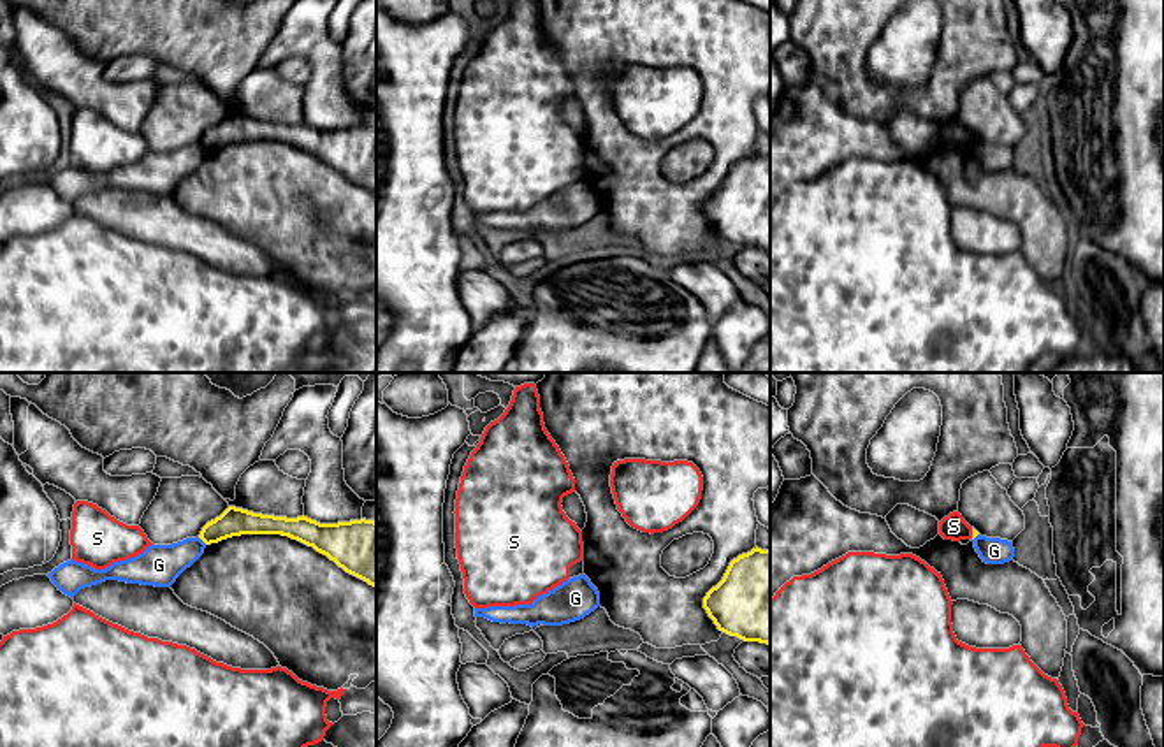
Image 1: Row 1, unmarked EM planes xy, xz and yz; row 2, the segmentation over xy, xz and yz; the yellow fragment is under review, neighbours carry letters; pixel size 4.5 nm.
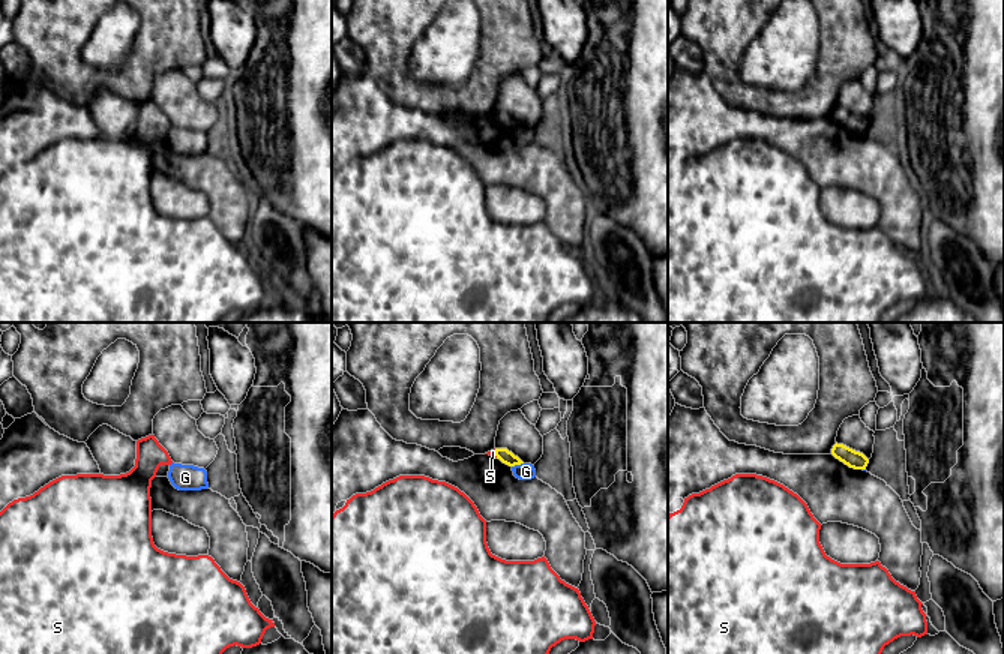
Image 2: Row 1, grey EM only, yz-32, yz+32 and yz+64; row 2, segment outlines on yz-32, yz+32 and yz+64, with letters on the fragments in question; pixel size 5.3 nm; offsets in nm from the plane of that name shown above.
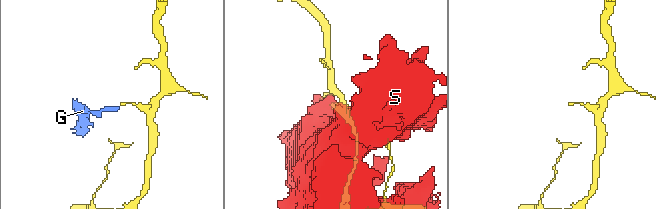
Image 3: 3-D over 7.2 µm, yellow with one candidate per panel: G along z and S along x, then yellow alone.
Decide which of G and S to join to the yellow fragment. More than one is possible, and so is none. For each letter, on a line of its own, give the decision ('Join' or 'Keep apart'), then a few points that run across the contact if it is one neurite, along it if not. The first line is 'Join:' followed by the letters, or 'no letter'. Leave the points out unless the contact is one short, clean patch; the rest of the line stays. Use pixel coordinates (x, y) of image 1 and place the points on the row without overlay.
Join: no letter
G: Keep apart. Line: xy (199, 143), (206, 150)
S: Keep apart

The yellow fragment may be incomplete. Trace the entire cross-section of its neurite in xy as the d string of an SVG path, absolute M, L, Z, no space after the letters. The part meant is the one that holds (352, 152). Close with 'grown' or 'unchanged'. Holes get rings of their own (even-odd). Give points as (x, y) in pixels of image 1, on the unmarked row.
M229 112L220 123L202 134L199 144L206 151L211 151L241 141L288 142L313 153L346 179L376 193L375 127L360 125L338 130L320 130L304 121L287 125Z; unchanged

